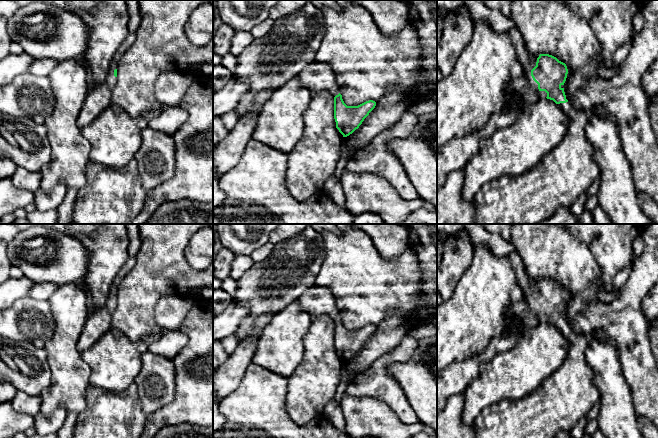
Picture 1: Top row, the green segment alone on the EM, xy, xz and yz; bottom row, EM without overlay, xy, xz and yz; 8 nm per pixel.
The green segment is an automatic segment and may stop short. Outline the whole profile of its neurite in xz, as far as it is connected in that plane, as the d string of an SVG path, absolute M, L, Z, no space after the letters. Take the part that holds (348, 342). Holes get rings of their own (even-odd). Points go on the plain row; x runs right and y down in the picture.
M313 286L298 299L300 307L312 318L321 314L328 314L334 321L334 343L336 352L347 361L362 348L364 343L375 332L376 326L366 325L358 330L347 330L340 318L339 310L333 293L321 286Z

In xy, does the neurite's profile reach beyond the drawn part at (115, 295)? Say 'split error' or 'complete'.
split error

